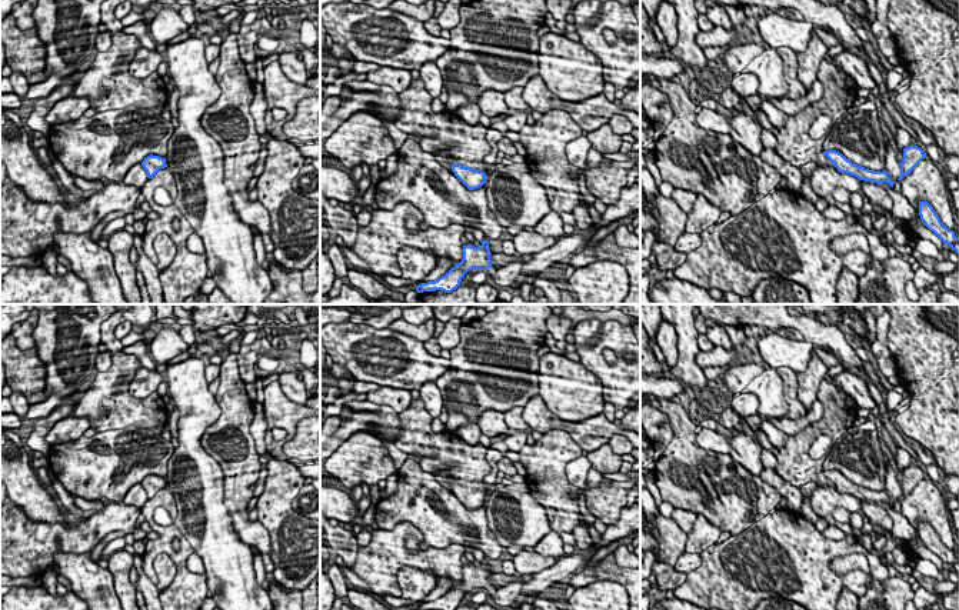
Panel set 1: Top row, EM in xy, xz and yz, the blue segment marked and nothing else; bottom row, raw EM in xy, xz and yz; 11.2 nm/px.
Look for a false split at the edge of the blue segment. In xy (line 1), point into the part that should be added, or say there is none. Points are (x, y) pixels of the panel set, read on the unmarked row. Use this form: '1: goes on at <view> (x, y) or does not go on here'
1: does not go on here

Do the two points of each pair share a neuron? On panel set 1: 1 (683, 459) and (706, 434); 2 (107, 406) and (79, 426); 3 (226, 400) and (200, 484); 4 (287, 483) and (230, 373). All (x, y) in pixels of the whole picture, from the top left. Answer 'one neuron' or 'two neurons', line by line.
1: two neurons
2: two neurons
3: two neurons
4: two neurons

